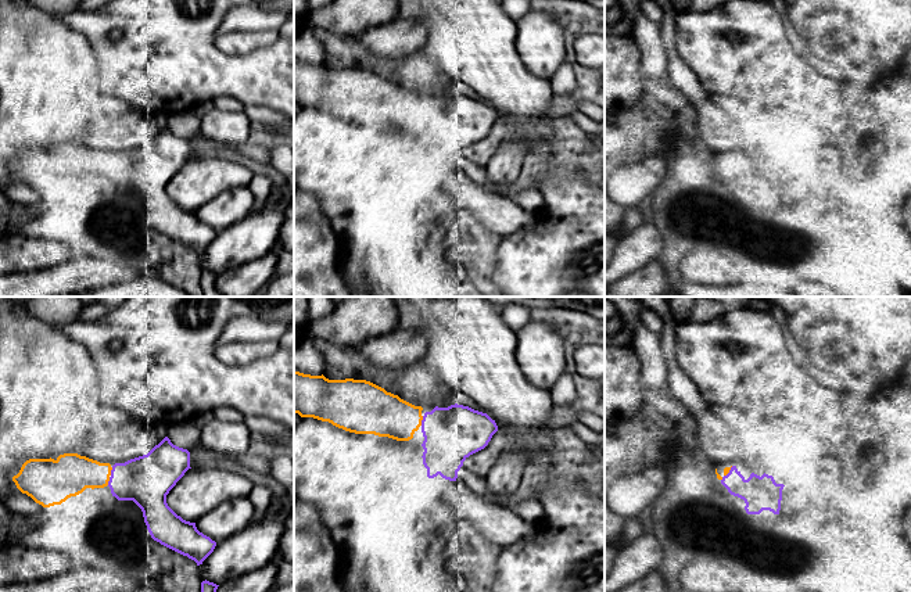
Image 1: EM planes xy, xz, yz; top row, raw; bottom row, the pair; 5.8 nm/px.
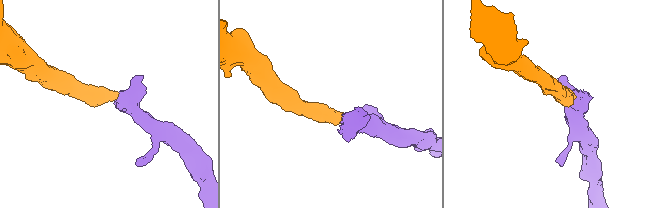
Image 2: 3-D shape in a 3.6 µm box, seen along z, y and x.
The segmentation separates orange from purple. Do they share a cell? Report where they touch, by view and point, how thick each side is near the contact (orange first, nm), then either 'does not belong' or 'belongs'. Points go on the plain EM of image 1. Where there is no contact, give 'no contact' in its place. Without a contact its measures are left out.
contact xz (422, 108); calibres 260 and 320 nm; belongs

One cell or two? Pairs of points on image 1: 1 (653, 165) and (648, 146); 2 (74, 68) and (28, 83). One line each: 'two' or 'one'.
1: two
2: one

